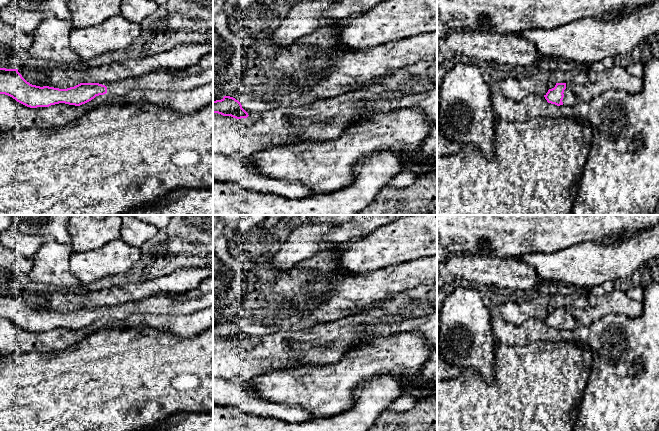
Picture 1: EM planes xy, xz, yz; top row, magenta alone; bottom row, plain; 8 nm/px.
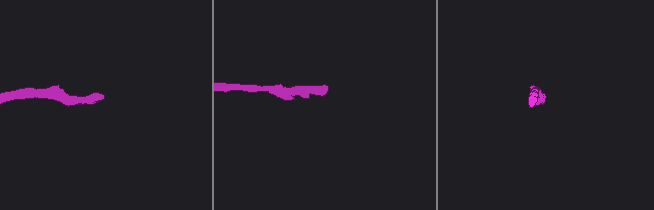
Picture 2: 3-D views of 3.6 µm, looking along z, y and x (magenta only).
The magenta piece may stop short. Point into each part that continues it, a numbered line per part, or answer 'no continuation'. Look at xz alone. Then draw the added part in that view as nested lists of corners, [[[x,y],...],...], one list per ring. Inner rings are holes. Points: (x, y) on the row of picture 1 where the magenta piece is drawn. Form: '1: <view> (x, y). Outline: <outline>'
no continuation

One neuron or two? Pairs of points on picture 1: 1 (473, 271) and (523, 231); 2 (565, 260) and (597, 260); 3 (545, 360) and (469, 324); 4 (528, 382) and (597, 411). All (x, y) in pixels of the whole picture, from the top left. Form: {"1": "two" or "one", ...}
{"1": "two", "2": "one", "3": "two", "4": "two"}

